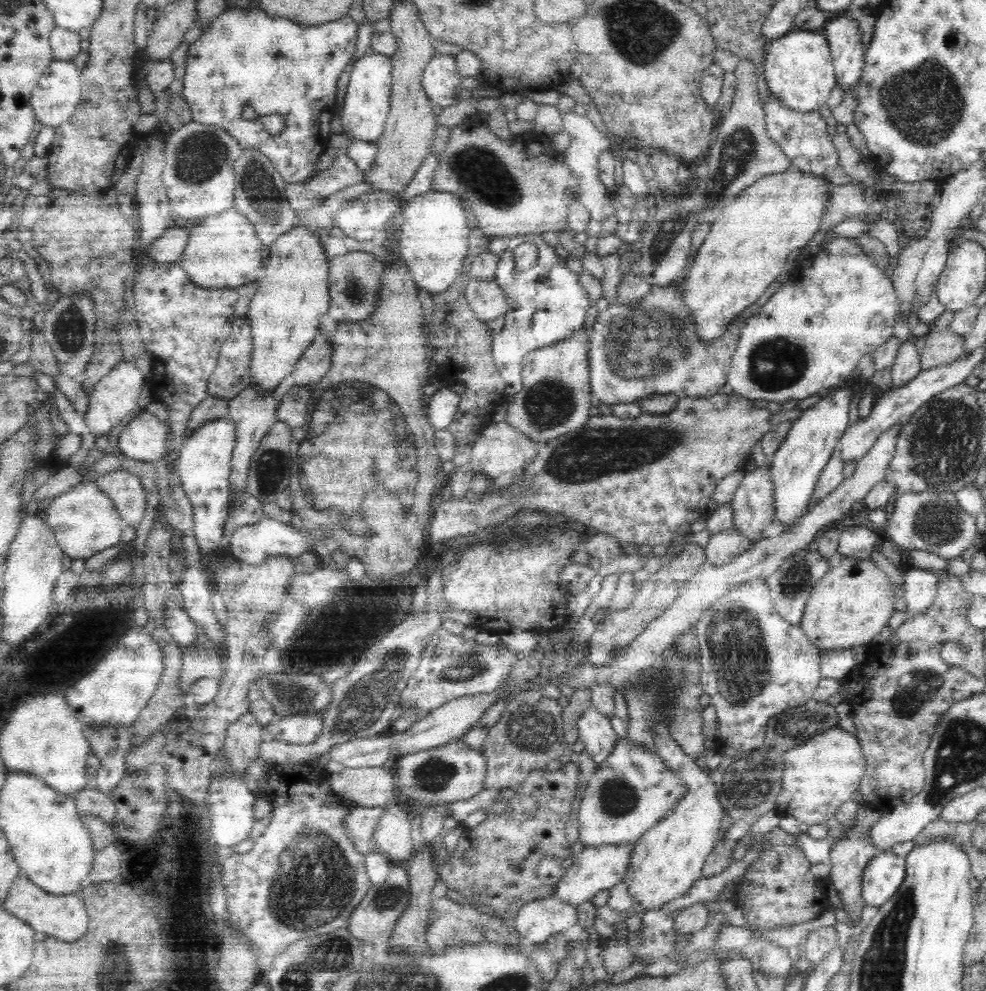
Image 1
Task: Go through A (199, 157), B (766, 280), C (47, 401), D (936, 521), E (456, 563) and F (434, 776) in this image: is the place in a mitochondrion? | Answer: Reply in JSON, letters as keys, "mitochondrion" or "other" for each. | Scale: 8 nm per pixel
{"A":"mitochondrion","B":"other","C":"other","D":"mitochondrion","E":"other","F":"mitochondrion"}

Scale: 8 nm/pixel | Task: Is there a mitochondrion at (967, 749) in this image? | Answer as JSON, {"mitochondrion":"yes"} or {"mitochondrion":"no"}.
{"mitochondrion":"yes"}

